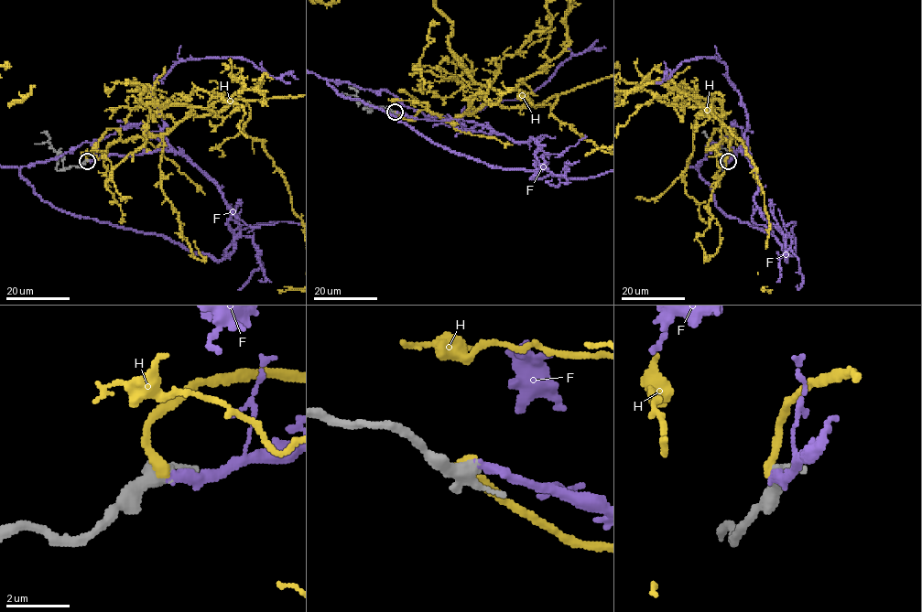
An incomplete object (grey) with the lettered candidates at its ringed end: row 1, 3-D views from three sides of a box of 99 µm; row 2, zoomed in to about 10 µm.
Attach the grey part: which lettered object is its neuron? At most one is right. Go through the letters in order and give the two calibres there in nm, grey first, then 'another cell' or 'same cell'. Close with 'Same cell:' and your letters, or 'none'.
F: calibres 400 and 320 nm; same cell
H: calibres 440 and 300 nm; another cell
Same cell: F

